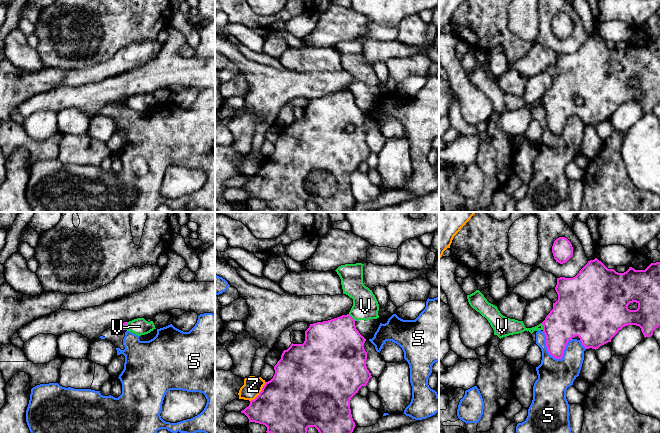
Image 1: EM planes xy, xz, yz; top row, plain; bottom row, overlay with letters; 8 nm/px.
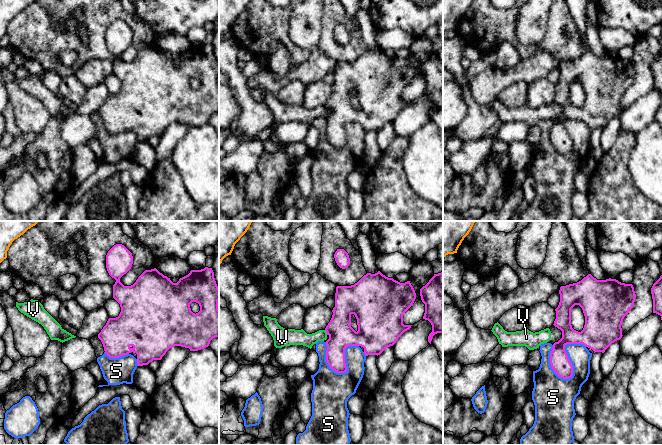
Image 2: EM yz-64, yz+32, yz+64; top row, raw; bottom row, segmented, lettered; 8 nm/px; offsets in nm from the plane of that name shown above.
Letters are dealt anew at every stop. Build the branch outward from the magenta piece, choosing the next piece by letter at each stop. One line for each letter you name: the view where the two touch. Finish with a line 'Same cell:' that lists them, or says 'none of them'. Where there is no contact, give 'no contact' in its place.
Same cell: none of them

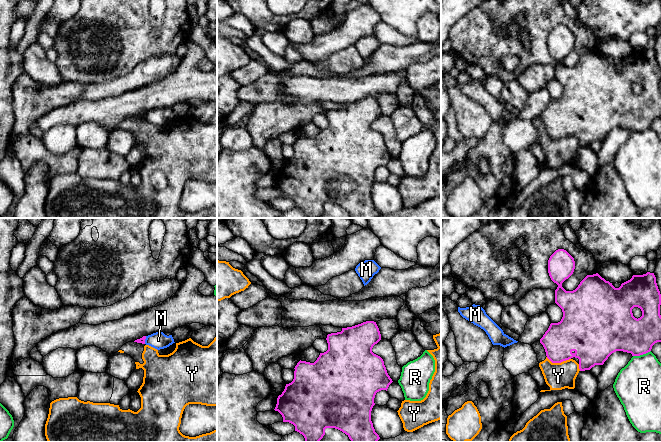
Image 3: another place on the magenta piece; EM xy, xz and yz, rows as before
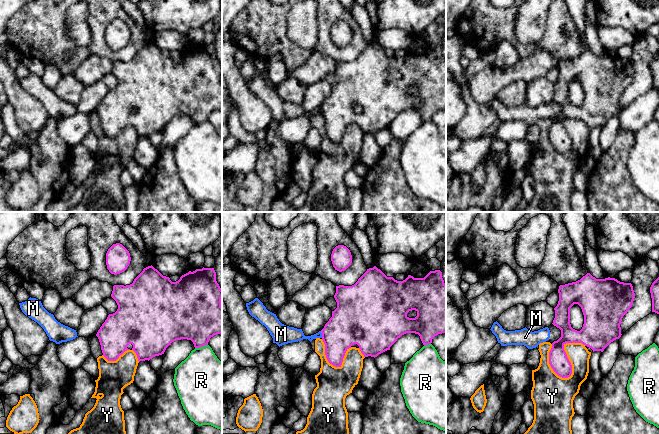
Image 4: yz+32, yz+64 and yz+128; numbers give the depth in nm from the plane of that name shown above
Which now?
Same cell: none of them

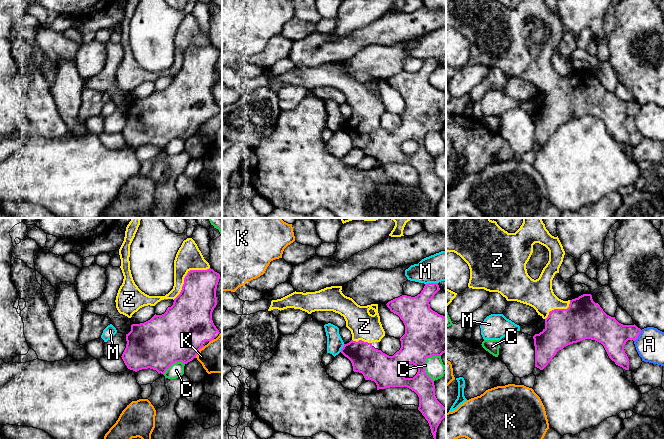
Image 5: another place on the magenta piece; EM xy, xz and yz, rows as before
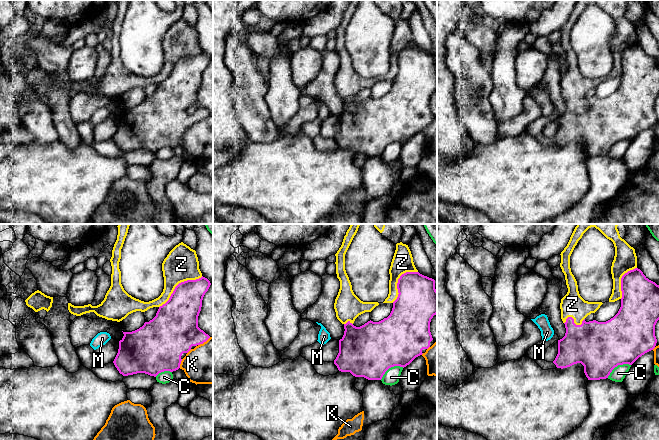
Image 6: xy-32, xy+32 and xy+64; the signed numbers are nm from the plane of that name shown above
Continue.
Z: xy
Same cell: Z

